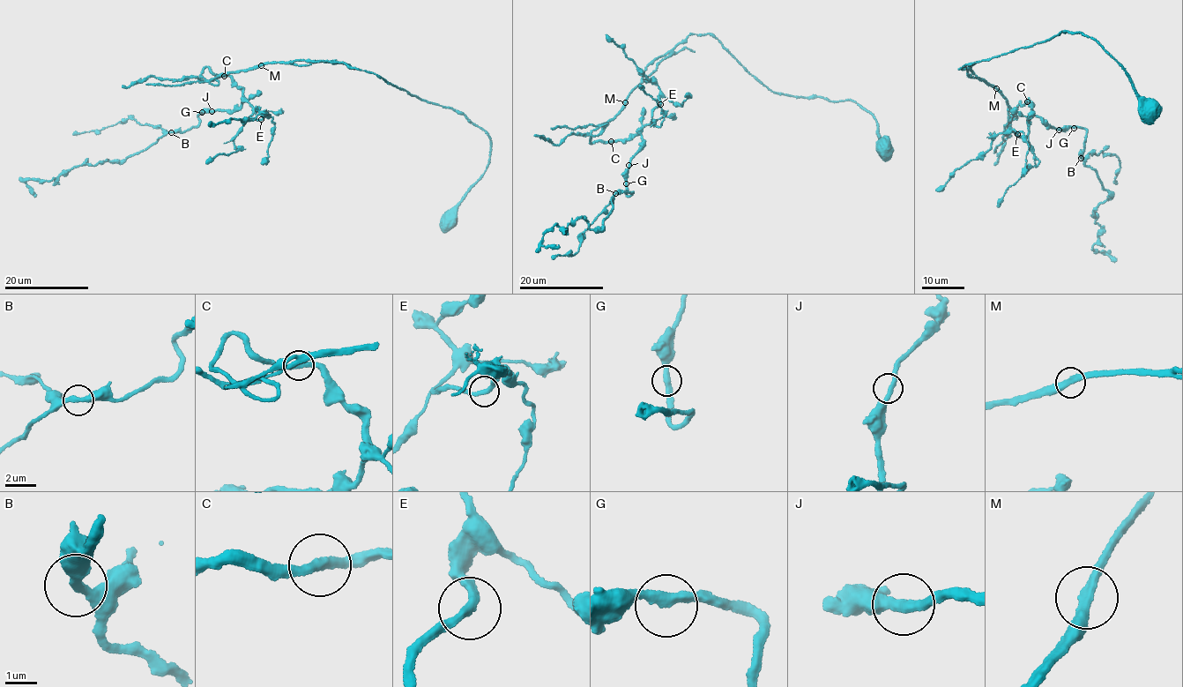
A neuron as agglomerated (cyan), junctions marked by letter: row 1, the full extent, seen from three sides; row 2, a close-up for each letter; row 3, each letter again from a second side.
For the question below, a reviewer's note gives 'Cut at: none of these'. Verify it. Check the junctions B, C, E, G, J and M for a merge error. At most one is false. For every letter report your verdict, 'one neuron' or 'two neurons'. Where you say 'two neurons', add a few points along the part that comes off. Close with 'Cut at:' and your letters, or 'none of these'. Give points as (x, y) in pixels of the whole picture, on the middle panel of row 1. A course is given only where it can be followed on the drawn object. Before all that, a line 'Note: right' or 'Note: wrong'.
Note: wrong
B: one neuron
C: one neuron
E: one neuron
G: one neuron
J: one neuron
M: two neurons | (626, 102), (591, 135), (642, 136), (633, 194), (613, 197), (599, 228), (581, 217), (543, 235), (560, 247)
Cut at: M

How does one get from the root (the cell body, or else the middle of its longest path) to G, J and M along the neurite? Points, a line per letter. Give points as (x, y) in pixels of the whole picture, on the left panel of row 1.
G: (450, 221), (486, 171), (487, 135), (376, 75), (274, 63), (202, 80), (206, 67), (243, 101), (202, 112)
J: (450, 221), (492, 149), (455, 110), (318, 61), (202, 80), (206, 67), (230, 77), (243, 101), (212, 111)
M: (450, 221), (489, 161), (491, 145), (483, 130), (455, 110), (420, 100), (376, 75), (343, 63), (261, 65)

